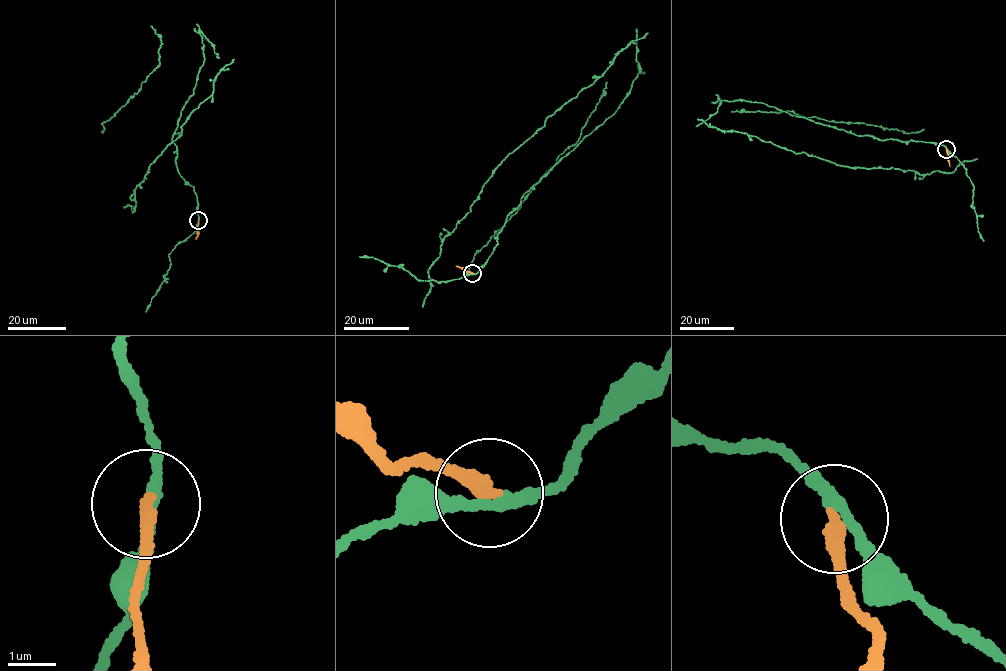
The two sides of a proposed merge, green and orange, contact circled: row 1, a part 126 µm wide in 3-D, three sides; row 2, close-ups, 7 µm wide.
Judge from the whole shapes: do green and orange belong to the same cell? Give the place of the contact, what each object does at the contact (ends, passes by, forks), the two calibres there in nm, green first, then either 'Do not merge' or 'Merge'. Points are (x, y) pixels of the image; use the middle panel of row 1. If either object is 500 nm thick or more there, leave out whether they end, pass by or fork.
Place: (472, 273). At the ring green passes by. At the ring orange ends. Thickness 200 nm (green) against 260 nm. Do not merge

